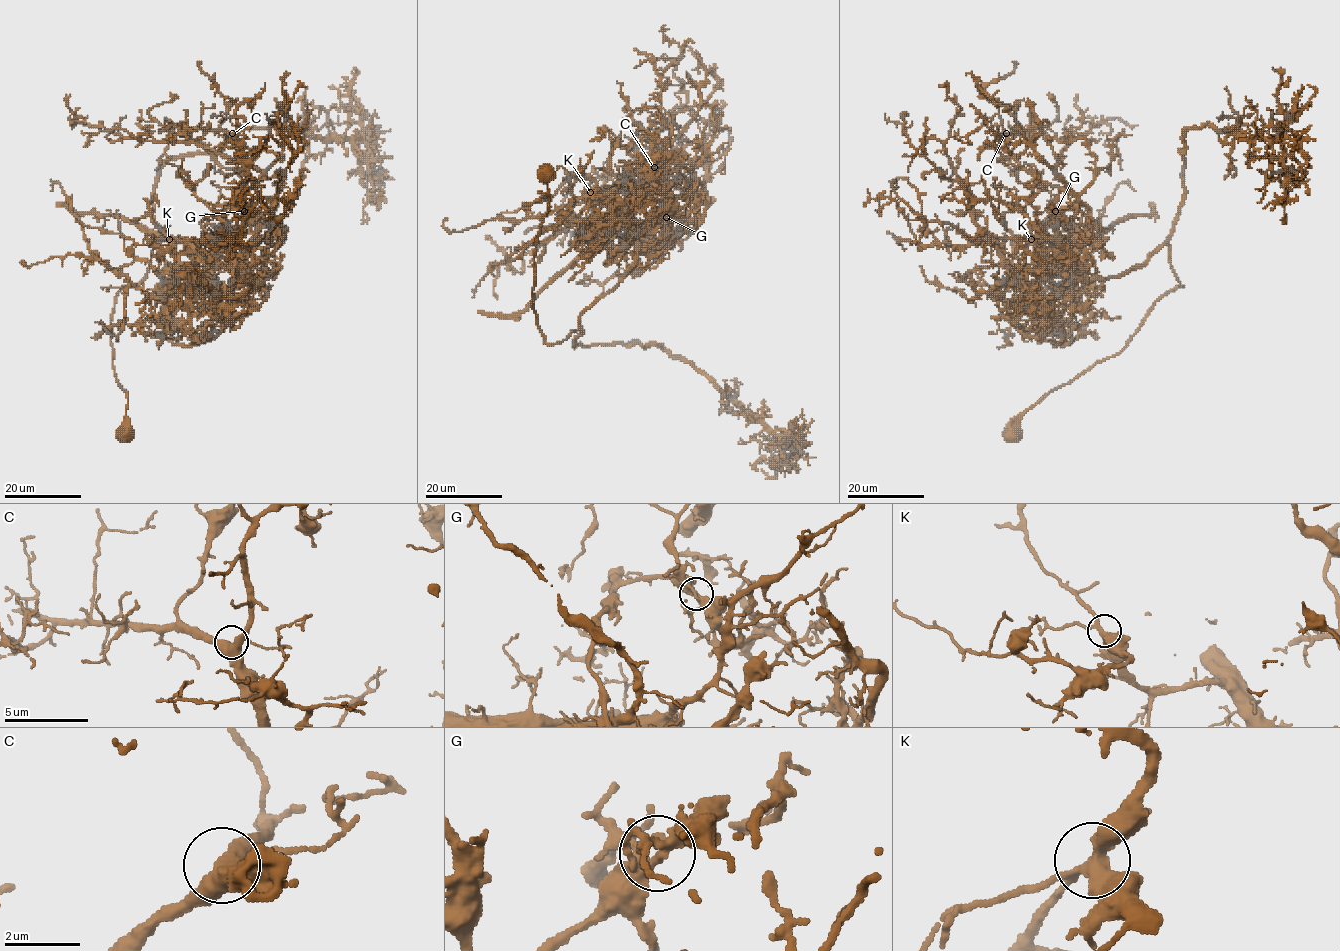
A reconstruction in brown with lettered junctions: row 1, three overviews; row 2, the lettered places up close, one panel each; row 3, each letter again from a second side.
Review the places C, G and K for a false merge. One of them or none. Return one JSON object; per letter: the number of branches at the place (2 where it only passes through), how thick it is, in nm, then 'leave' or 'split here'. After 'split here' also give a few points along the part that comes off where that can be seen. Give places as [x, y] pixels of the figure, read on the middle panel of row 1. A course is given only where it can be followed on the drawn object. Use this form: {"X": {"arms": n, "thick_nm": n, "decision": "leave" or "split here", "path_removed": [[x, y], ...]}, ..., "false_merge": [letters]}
{"C": {"arms": 4, "thick_nm": 480, "decision": "leave"}, "G": {"arms": 4, "thick_nm": 360, "decision": "split here", "path_removed": [[665, 217], [647, 227], [650, 197], [625, 222], [637, 257], [575, 346], [658, 345], [787, 448], [801, 425]]}, "K": {"arms": 4, "thick_nm": 360, "decision": "leave"}, "false_merge": ["G"]}

